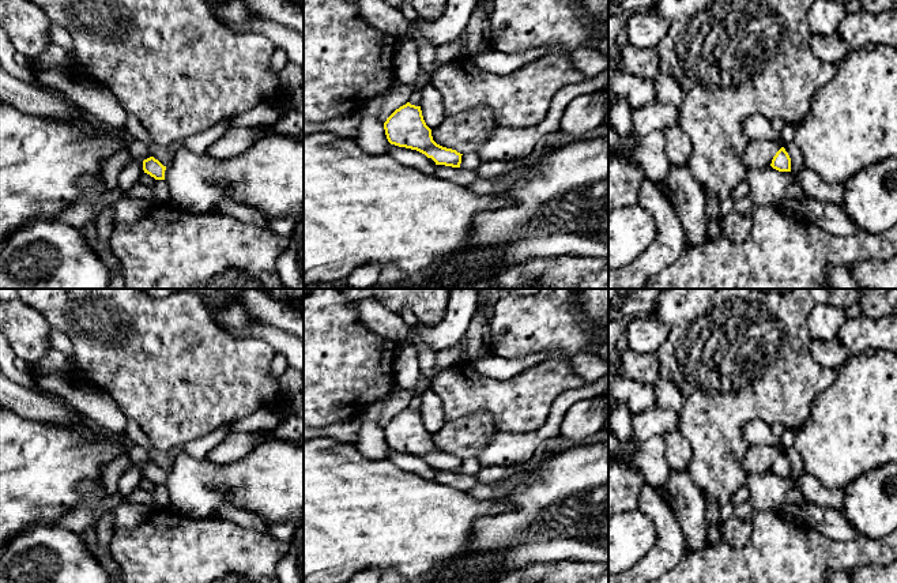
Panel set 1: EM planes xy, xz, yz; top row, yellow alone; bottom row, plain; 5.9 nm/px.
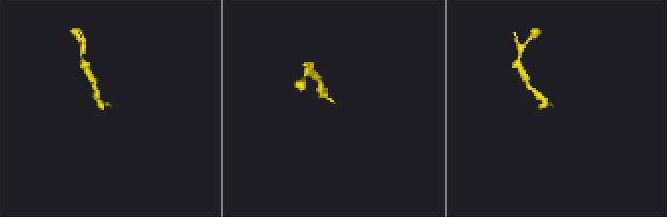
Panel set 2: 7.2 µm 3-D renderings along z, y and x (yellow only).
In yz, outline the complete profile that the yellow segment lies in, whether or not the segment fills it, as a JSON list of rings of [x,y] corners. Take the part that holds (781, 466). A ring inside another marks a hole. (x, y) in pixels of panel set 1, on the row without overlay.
[[[784,452],[776,458],[770,471],[779,477],[791,477],[791,463]]]

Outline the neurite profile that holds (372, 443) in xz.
[[[395,384],[393,390],[380,400],[370,405],[362,418],[361,429],[358,432],[358,440],[355,448],[366,458],[381,460],[388,459],[391,448],[387,444],[384,428],[378,425],[378,417],[392,394],[399,391],[400,387]]]

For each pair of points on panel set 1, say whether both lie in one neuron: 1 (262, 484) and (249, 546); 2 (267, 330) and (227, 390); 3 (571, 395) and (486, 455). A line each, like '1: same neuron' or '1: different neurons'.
1: different neurons
2: different neurons
3: same neuron

